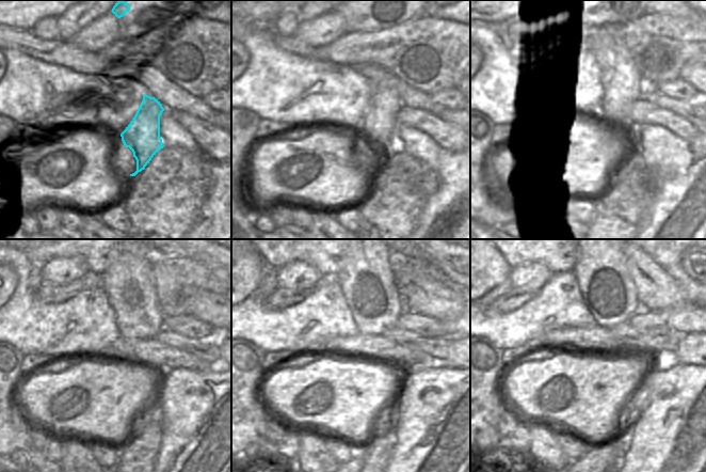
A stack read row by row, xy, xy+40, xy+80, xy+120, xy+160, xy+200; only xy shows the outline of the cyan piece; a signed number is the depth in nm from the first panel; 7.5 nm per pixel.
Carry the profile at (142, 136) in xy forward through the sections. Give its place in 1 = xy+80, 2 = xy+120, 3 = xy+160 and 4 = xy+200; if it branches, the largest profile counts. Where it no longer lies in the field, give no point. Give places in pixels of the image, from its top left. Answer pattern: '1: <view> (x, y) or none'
1: xy+80 (622, 84)
2: xy+120 (129, 285)
3: xy+160 (368, 285)
4: xy+200 (607, 288)

